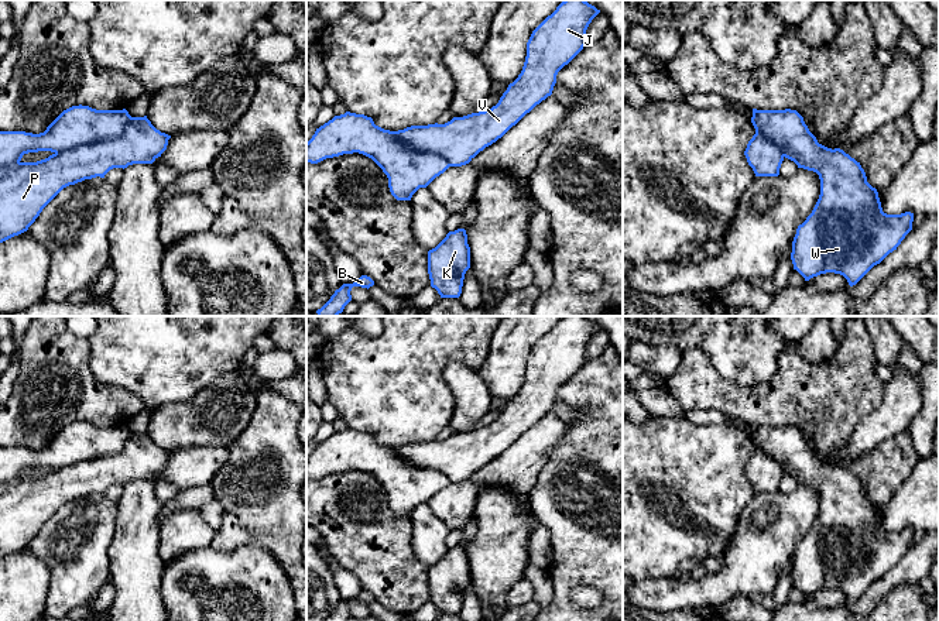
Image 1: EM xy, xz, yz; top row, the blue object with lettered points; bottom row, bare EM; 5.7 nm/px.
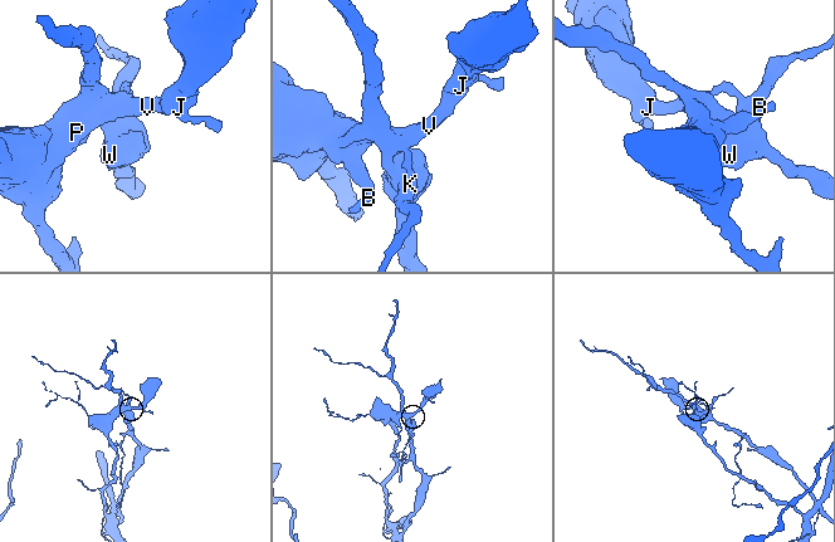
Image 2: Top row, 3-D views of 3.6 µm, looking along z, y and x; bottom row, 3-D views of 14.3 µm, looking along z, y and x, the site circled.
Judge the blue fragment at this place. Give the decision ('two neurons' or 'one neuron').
two neurons

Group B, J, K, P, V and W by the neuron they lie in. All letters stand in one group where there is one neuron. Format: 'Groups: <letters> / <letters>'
Groups: B J P V / K W

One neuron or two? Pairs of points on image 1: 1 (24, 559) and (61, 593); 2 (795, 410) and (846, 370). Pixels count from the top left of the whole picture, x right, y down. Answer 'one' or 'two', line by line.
1: two
2: one

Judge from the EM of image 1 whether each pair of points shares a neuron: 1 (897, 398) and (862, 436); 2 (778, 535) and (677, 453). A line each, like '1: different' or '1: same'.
1: same
2: different

